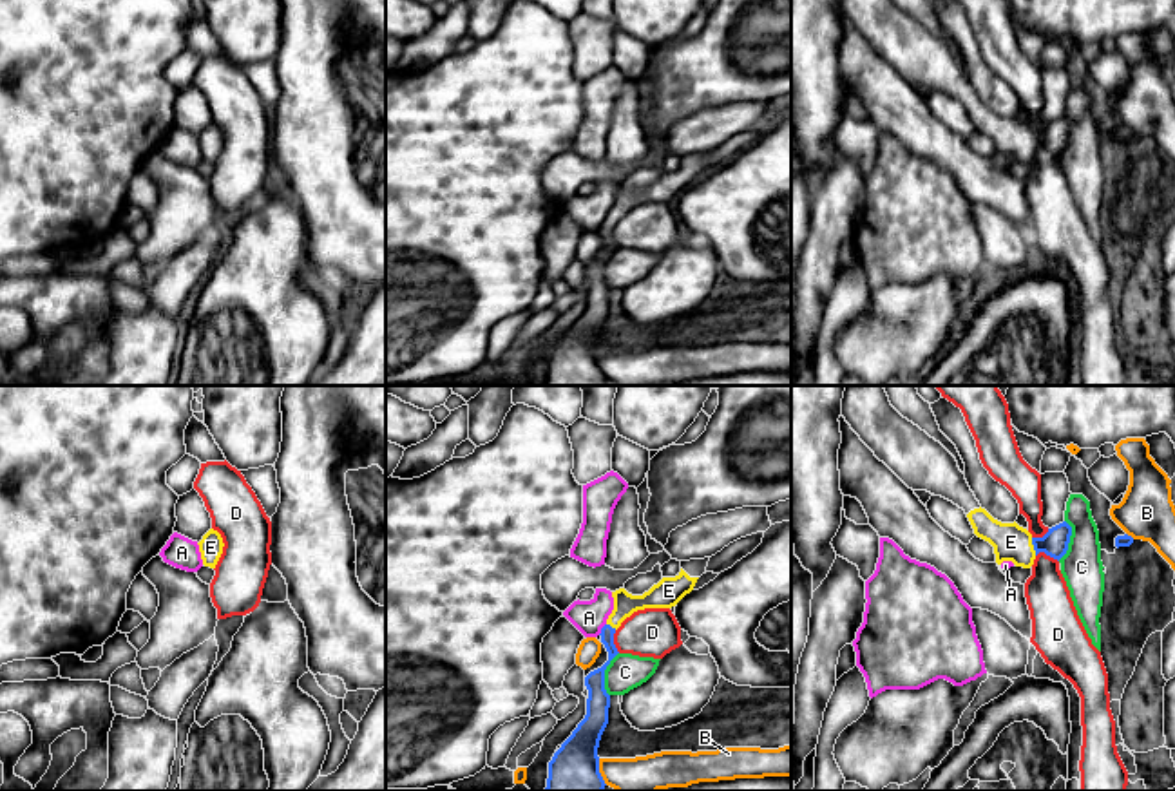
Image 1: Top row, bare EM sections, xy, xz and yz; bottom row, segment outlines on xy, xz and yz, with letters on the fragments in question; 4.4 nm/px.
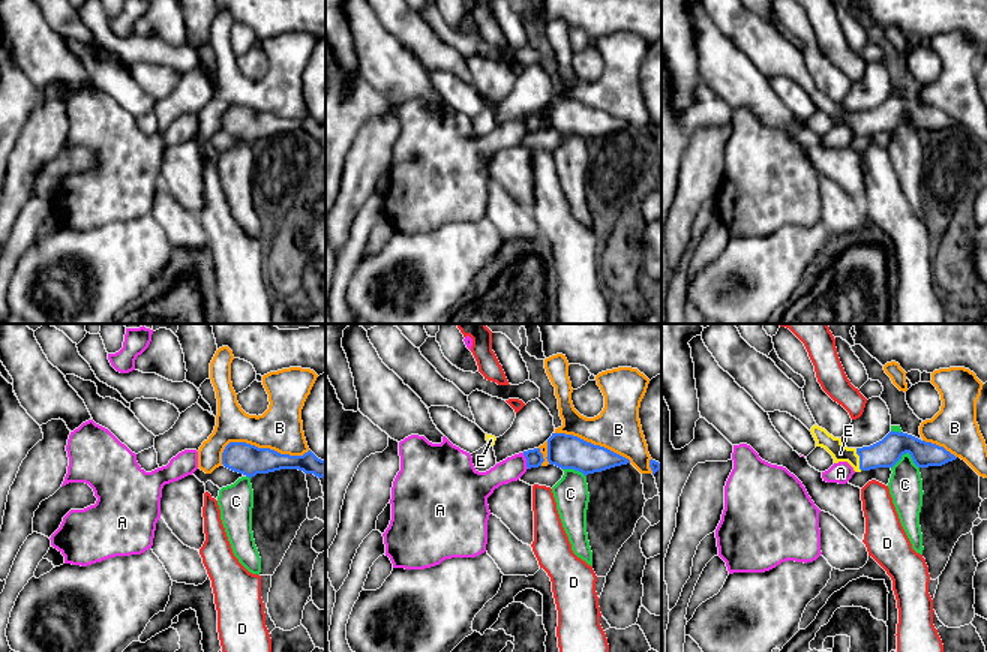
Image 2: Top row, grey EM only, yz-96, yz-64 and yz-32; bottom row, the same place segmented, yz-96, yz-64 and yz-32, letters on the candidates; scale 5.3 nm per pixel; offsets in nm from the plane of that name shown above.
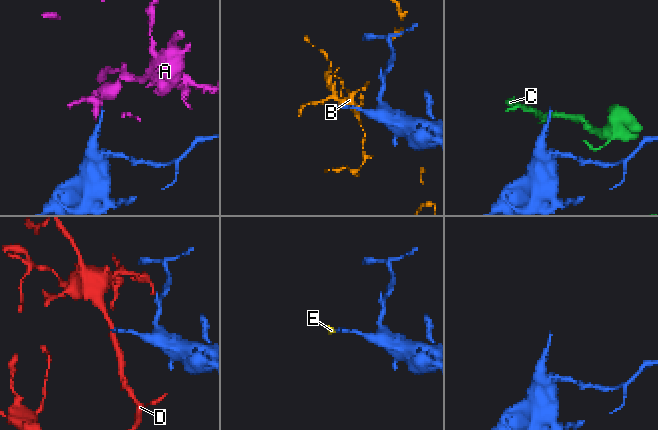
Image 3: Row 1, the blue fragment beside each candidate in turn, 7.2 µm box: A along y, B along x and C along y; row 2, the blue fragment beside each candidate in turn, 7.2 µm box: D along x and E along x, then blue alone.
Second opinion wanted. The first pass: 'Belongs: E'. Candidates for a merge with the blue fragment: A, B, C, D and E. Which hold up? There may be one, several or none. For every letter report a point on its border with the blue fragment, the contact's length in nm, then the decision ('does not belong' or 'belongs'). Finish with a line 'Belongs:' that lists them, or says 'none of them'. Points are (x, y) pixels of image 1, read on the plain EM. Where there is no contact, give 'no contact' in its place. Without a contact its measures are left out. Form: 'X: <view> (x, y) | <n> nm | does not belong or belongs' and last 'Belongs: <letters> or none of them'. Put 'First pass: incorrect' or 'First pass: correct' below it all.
A: xz (601, 223) | 70 nm | does not belong
B: xz (598, 366) | 130 nm | does not belong
C: xz (603, 268) | 200 nm | does not belong
D: xz (612, 236) | 110 nm | does not belong
E: yz (1034, 142) | 80 nm | belongs
Belongs: E
First pass: correct

